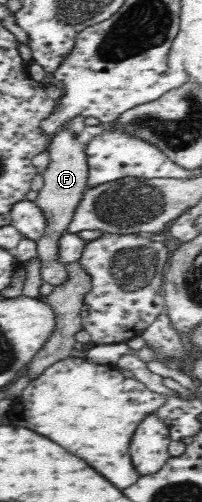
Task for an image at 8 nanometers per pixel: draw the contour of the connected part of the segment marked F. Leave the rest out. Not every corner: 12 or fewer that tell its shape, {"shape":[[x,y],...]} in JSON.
{"shape":[[70,128],[47,142],[35,200],[46,215],[37,240],[42,279],[68,277],[57,242],[87,190],[87,144]]}

